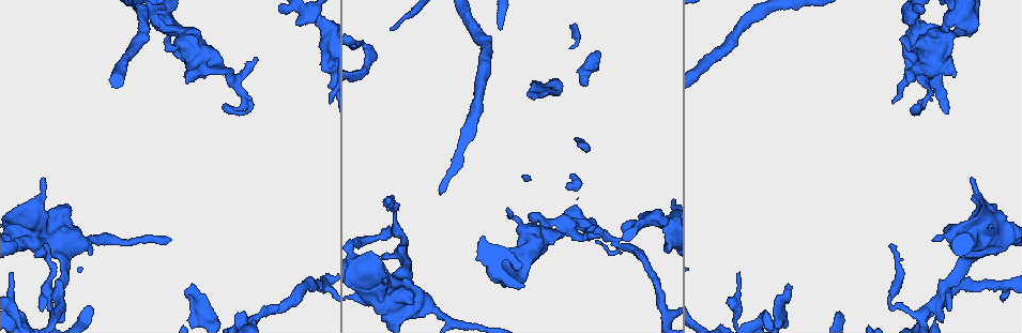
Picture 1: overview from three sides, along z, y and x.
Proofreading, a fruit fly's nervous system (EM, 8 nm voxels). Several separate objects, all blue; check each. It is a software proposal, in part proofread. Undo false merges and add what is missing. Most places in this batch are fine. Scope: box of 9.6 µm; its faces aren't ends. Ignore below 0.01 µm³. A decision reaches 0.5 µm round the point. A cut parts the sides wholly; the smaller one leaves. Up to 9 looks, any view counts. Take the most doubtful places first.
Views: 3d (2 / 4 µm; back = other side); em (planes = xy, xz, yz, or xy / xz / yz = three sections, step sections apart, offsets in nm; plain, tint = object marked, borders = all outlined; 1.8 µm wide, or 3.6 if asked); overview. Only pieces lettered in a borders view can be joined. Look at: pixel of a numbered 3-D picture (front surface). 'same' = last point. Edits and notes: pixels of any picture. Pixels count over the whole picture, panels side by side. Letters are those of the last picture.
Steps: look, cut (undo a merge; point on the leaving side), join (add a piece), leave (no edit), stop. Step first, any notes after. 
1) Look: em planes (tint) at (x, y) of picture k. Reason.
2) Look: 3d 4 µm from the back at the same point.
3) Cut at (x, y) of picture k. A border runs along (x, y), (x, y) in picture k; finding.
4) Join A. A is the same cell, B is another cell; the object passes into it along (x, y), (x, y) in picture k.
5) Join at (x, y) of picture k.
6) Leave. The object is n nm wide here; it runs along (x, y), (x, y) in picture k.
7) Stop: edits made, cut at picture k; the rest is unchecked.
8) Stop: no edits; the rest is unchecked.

Look: em 3.6 µm yz step 4 (borders) at (532, 82) of picture 1.

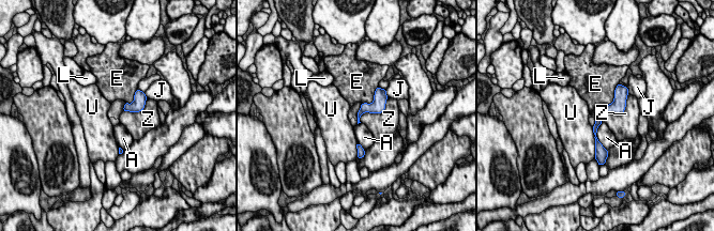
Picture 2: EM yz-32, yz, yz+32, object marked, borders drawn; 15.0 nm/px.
Leave. A, E, J, L, U and Z are other cells; a border runs along (619, 83), (613, 101), (598, 106) in picture 2; no lettered piece goes on from it.

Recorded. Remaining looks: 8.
Look: 3d 4 µm at (310, 12) of picture 1. Thick turns thin.

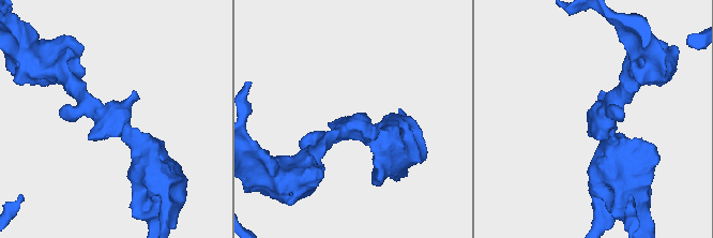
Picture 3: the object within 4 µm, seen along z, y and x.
Look: em planes (tint) at (600, 122) of picture 3.

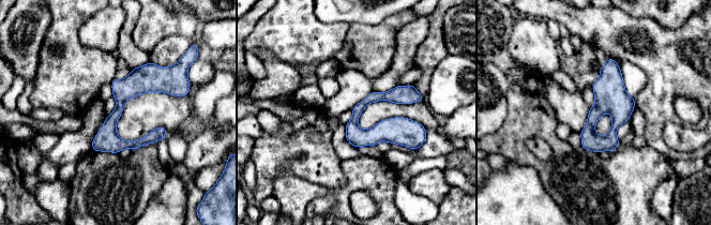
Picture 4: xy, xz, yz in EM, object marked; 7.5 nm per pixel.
Look: em planes (borders) at the same point. What lies round it.

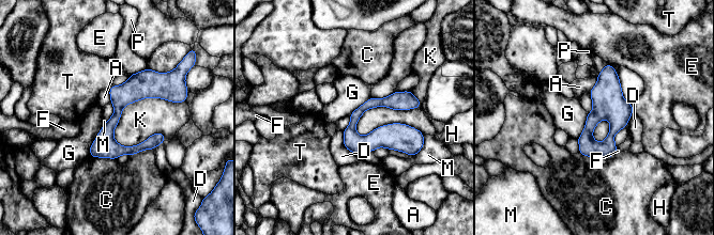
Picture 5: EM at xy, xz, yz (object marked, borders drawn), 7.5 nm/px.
Leave. The longest contact is with K, 550 nm; A, C, D, E, F, G, H, K, M, P and T are other cells; it runs along (175, 95), (134, 90), (92, 154) in picture 5; all the same cell.

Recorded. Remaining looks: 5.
Look: 3d 2 µm at (921, 110) of picture 1.

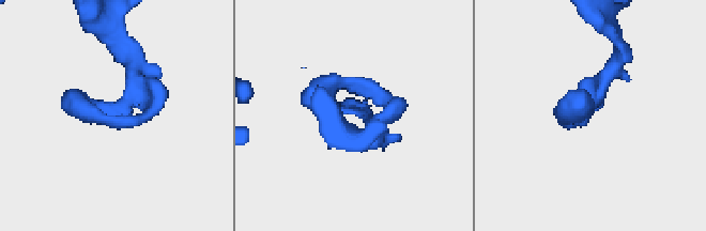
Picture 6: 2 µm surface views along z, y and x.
Look: em planes (borders) at (348, 108) of picture 6. Shape alone is not enough.

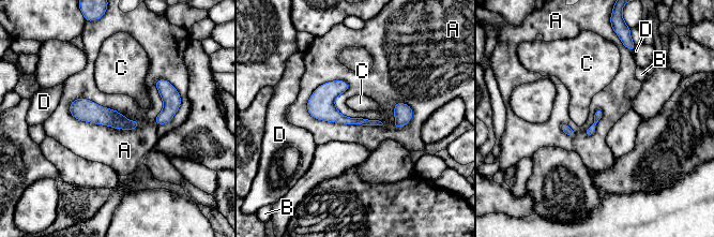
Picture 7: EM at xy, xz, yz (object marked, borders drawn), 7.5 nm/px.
Leave. The object is 60 nm wide here; A, B, C and D are other cells; a border runs along (305, 105), (318, 119), (383, 123) in picture 7; all the same cell.

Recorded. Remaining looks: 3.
Look: 3d 4 µm at (971, 177) of picture 1. Branch stops here.

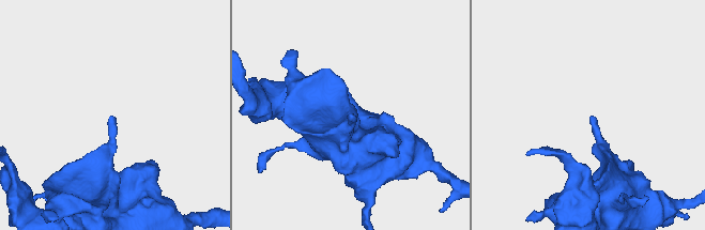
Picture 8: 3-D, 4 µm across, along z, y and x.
Look: em planes (borders) at (110, 117) of picture 8. Shape alone is not enough.

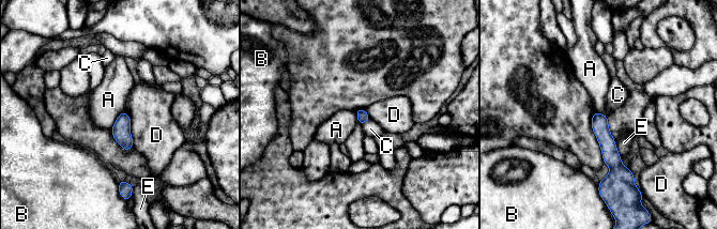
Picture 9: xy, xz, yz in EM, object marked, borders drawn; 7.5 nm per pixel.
Leave. A, B, C, D and E are other cells; it runs along (595, 116), (612, 159), (605, 181) in picture 9; none of them fits.

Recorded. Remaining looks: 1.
Stop: no edits; the rest is unchecked.

